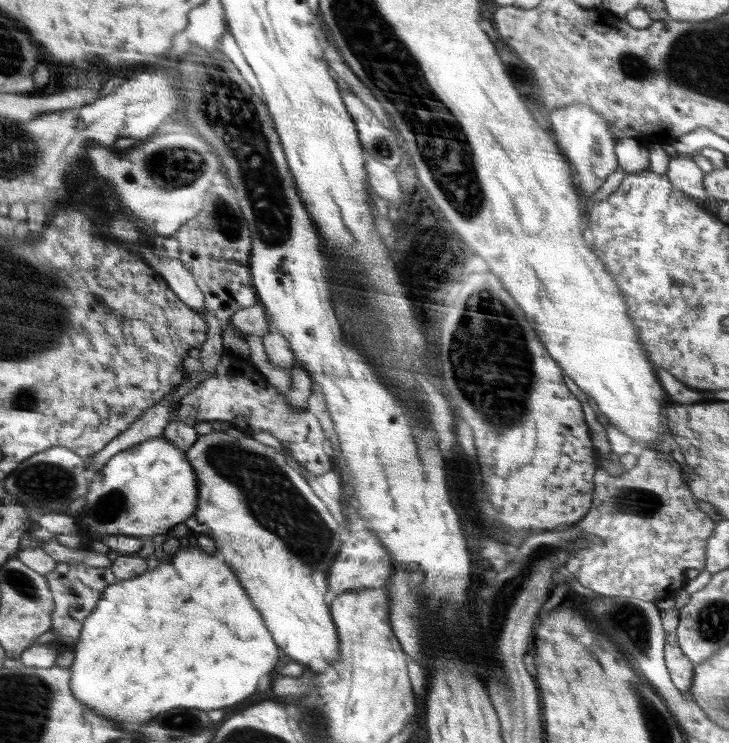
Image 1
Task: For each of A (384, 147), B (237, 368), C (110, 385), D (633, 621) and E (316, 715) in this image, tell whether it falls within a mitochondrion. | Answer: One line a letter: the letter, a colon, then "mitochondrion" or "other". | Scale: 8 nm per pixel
A: mitochondrion
B: other
C: other
D: mitochondrion
E: mitochondrion

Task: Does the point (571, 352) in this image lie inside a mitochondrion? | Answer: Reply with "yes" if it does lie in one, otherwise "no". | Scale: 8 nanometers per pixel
no

